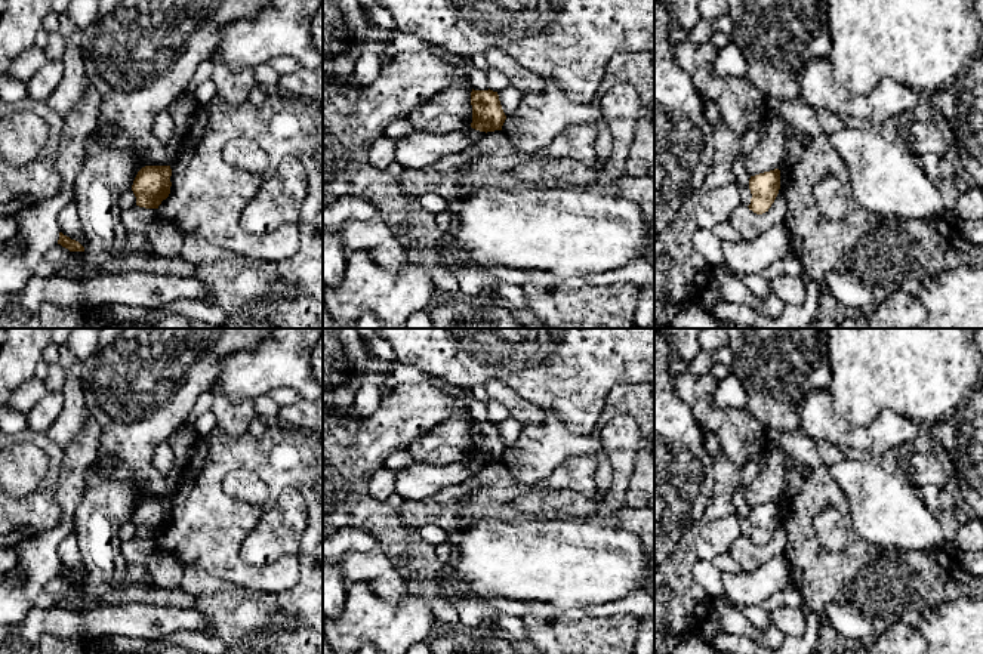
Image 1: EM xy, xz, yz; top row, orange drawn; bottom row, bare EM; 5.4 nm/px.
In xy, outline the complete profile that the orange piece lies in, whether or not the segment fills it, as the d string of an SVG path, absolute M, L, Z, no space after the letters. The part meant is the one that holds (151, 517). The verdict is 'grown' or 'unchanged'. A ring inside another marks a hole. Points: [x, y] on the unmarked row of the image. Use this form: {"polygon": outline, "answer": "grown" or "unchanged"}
{"polygon": "M145 497L142 499L132 516L136 528L136 537L145 540L158 540L163 531L170 525L170 497Z", "answer": "unchanged"}

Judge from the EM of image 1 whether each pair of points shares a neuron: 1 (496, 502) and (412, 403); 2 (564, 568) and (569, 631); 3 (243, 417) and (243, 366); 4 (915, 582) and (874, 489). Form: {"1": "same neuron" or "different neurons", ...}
{"1": "different neurons", "2": "different neurons", "3": "different neurons", "4": "different neurons"}

